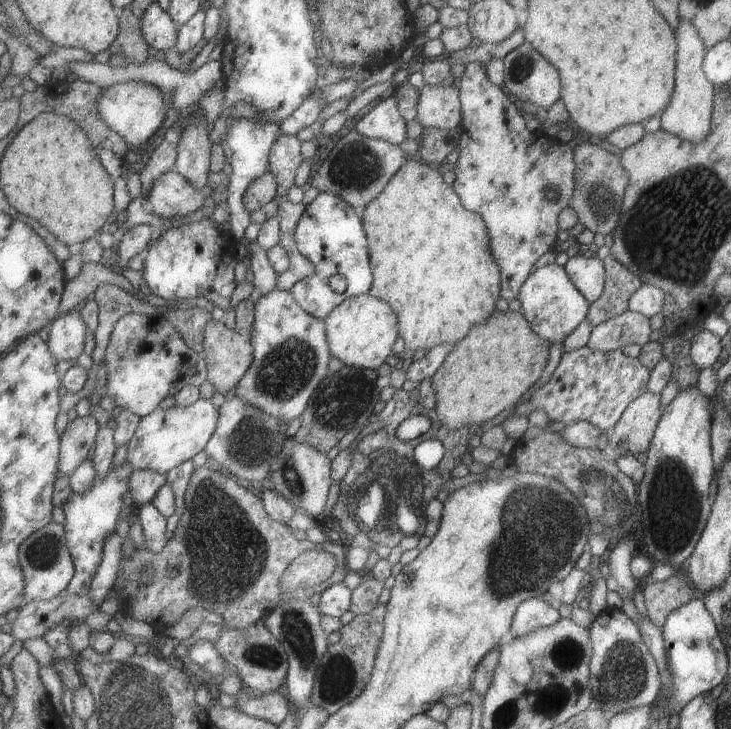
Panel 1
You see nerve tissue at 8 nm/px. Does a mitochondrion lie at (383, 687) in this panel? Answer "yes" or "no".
no

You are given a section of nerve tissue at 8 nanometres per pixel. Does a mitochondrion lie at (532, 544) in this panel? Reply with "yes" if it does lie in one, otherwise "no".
yes

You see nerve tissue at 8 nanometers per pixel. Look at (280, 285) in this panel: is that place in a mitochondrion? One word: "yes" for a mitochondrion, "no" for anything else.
no

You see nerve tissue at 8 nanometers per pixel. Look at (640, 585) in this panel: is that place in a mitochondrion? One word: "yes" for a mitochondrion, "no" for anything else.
no

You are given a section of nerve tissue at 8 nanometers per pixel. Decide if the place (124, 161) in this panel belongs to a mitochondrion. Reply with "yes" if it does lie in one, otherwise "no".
no

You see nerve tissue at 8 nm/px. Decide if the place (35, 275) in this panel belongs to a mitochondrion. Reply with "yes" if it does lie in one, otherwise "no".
no

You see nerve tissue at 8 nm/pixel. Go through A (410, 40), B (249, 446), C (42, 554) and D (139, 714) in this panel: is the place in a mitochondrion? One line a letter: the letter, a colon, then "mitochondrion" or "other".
A: other
B: mitochondrion
C: mitochondrion
D: mitochondrion

